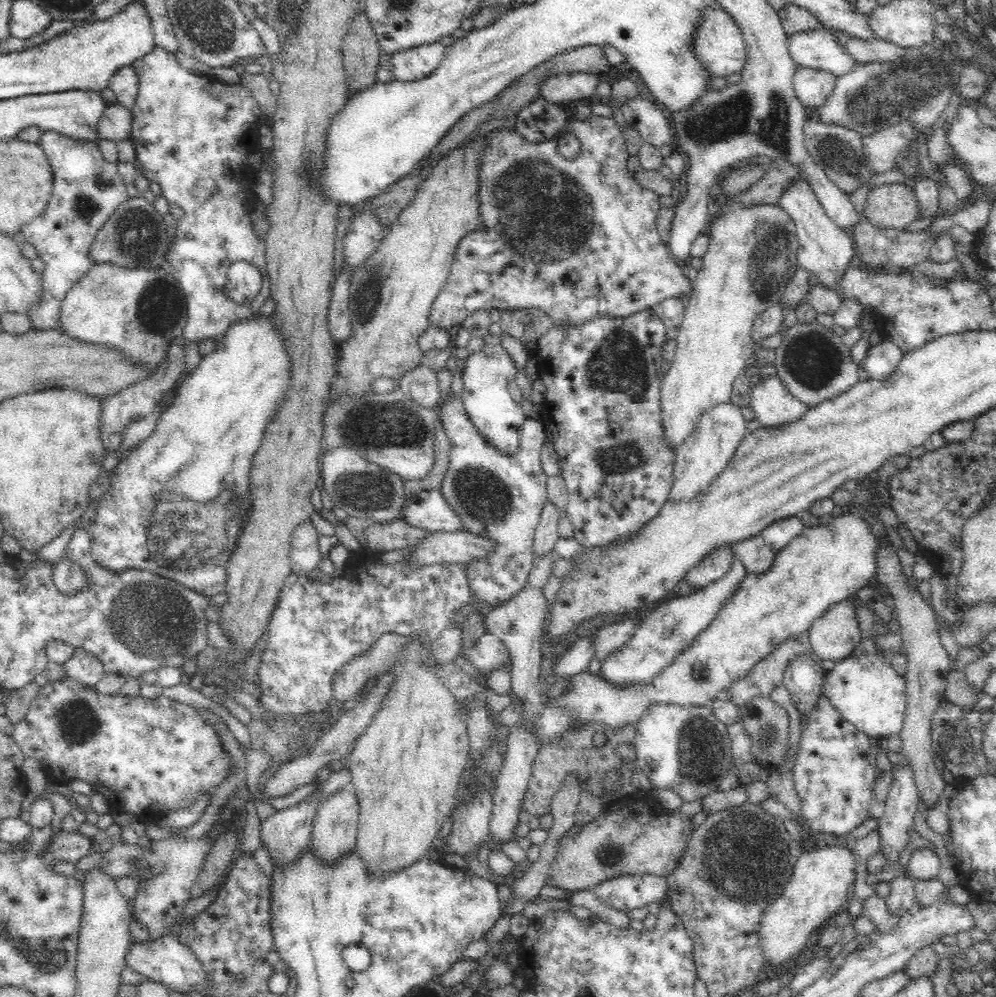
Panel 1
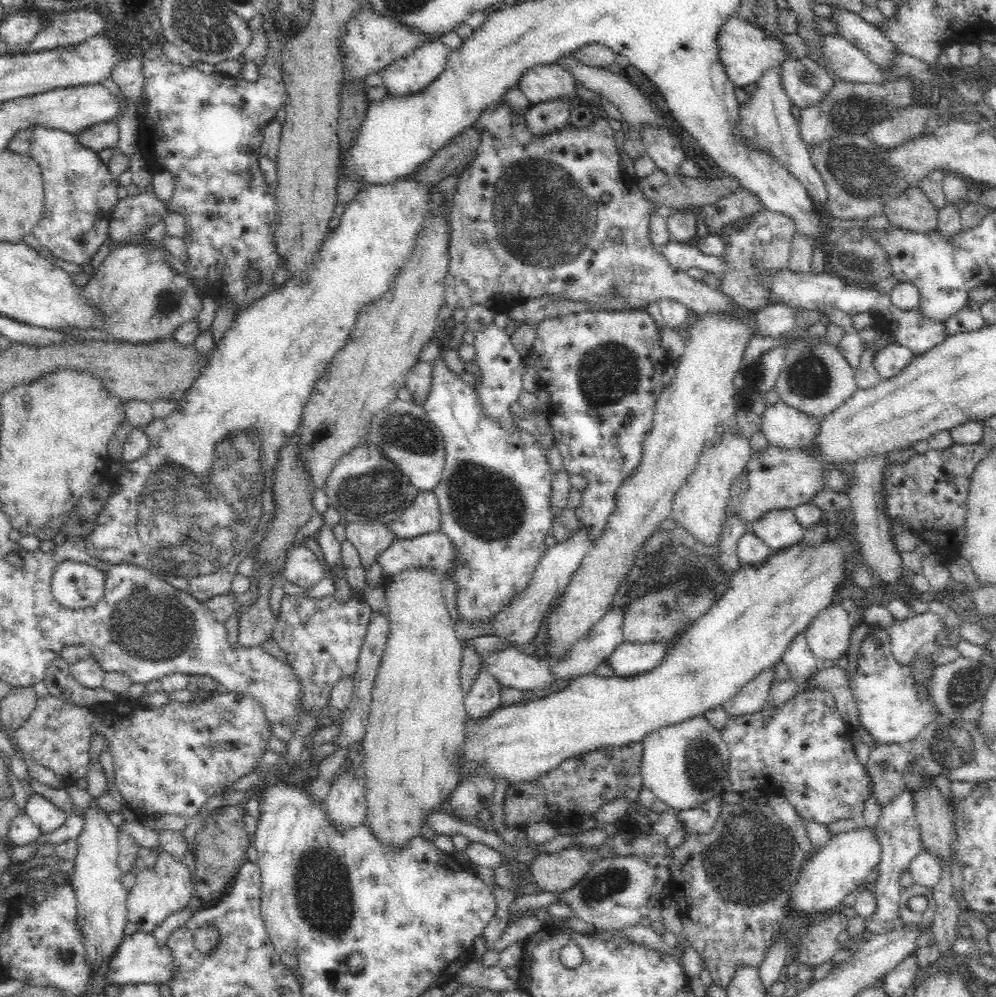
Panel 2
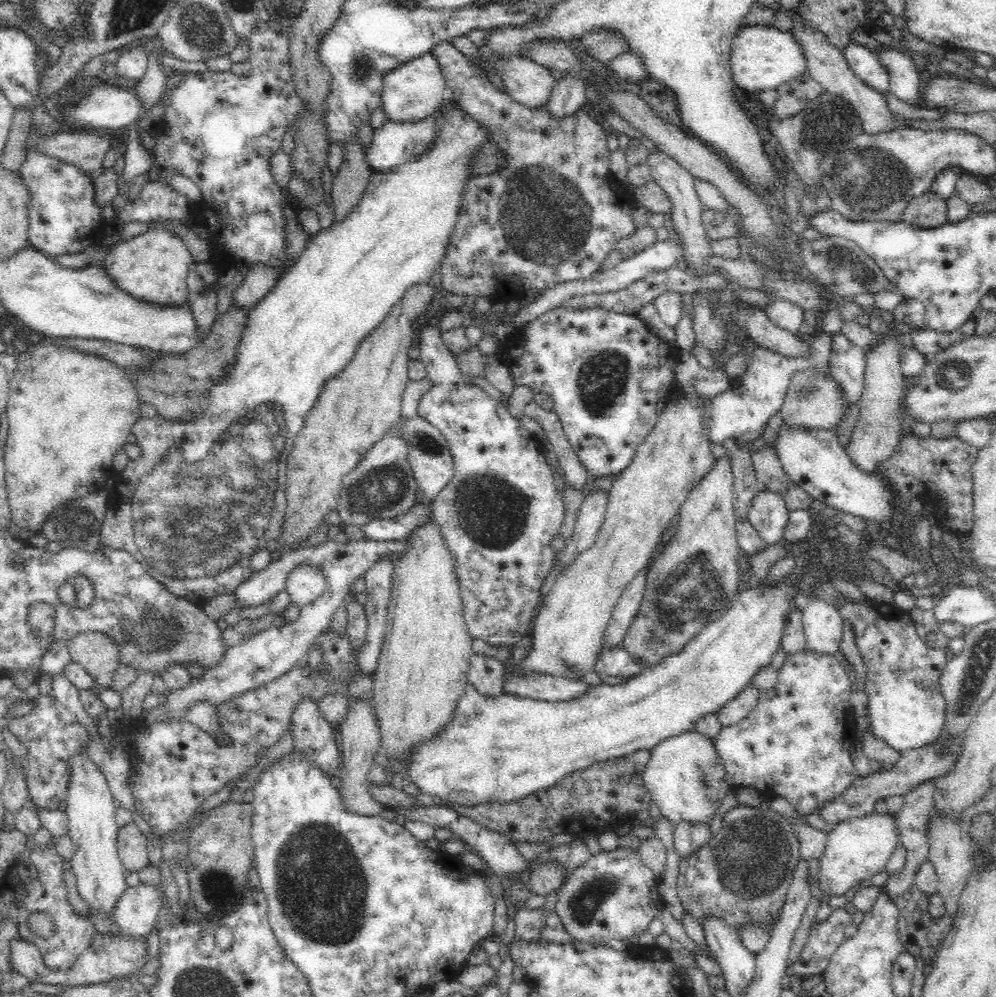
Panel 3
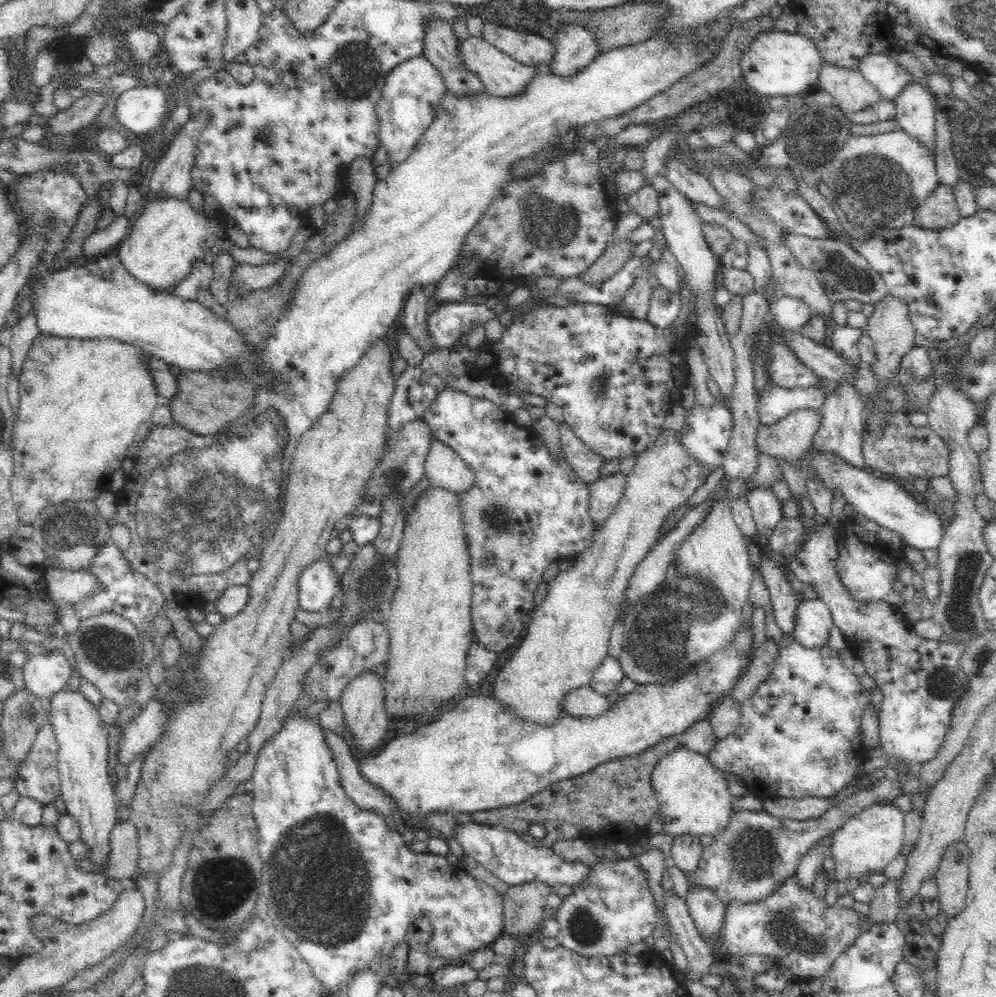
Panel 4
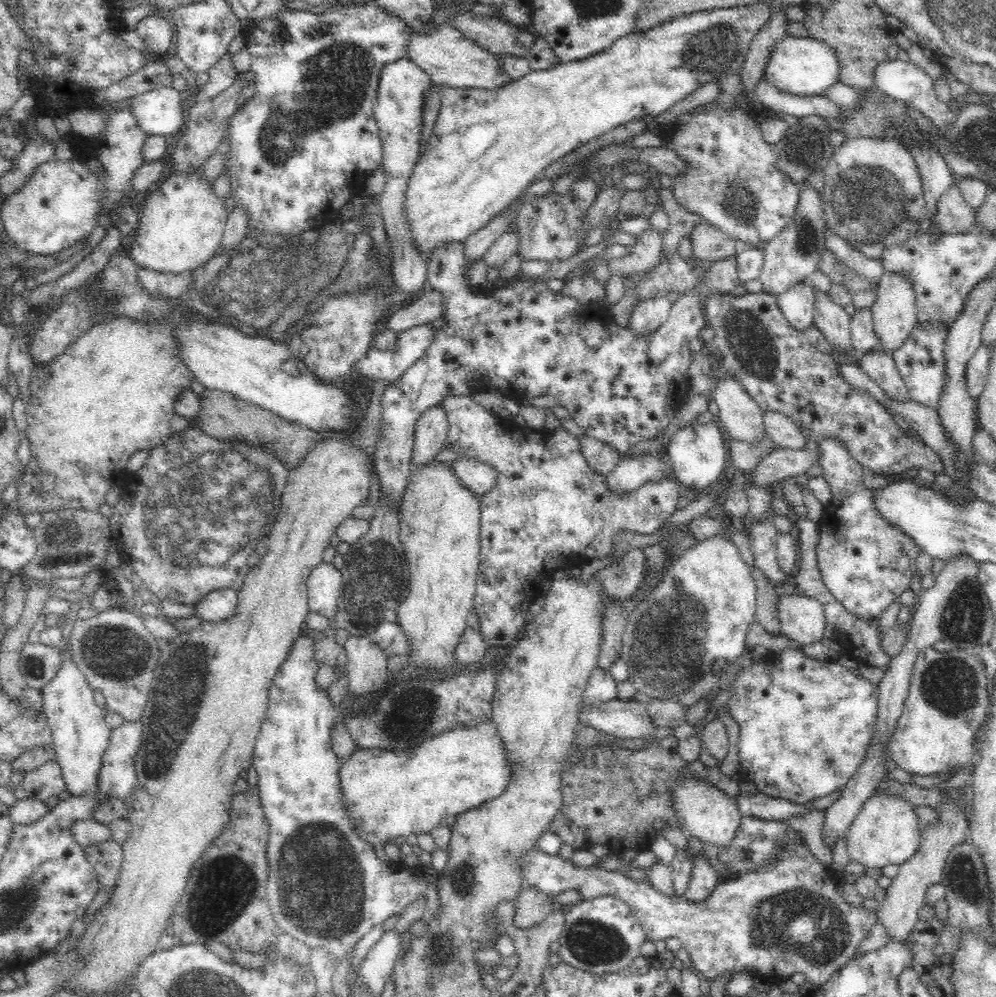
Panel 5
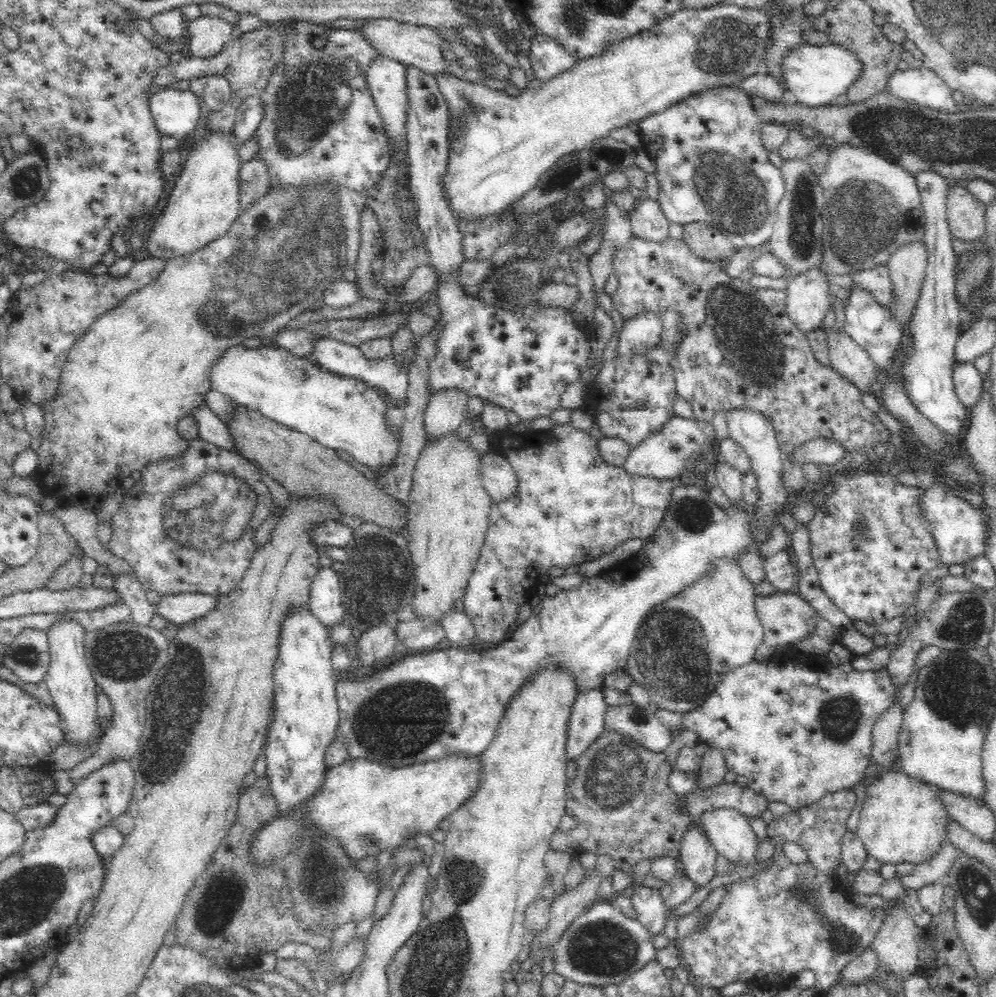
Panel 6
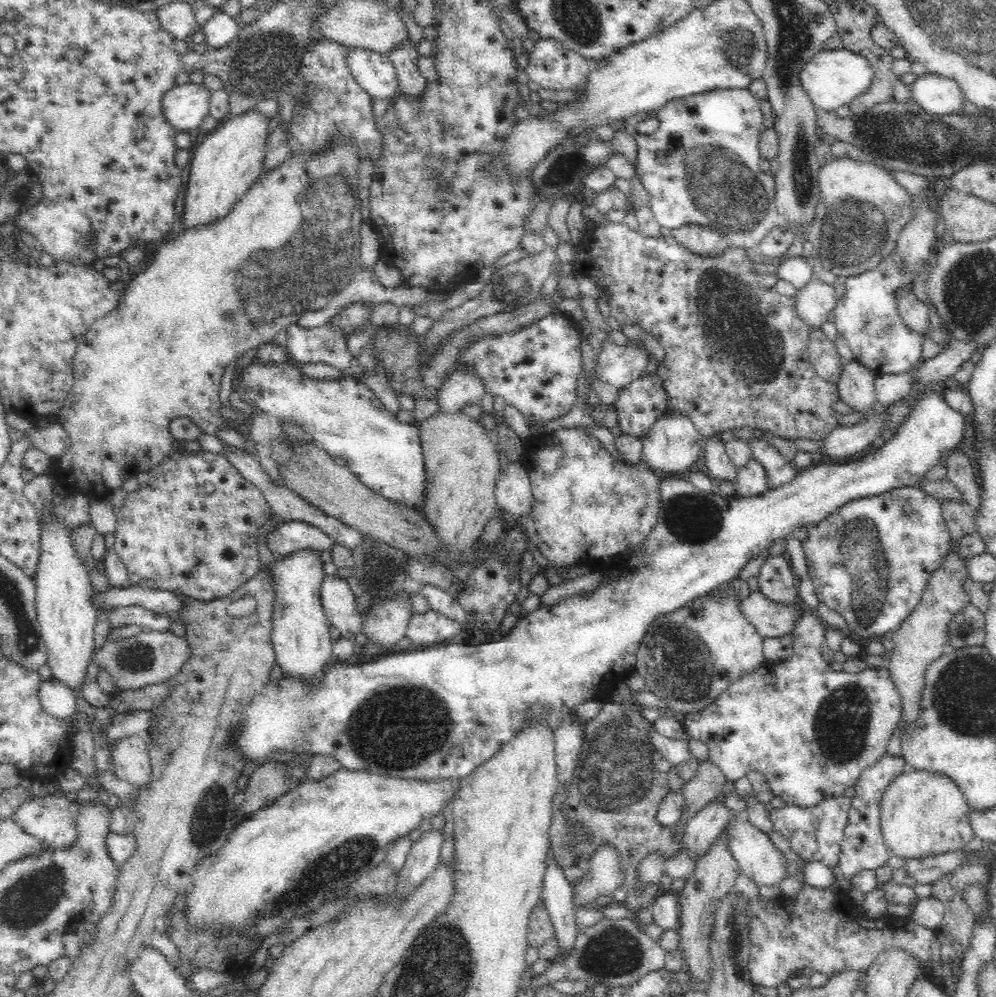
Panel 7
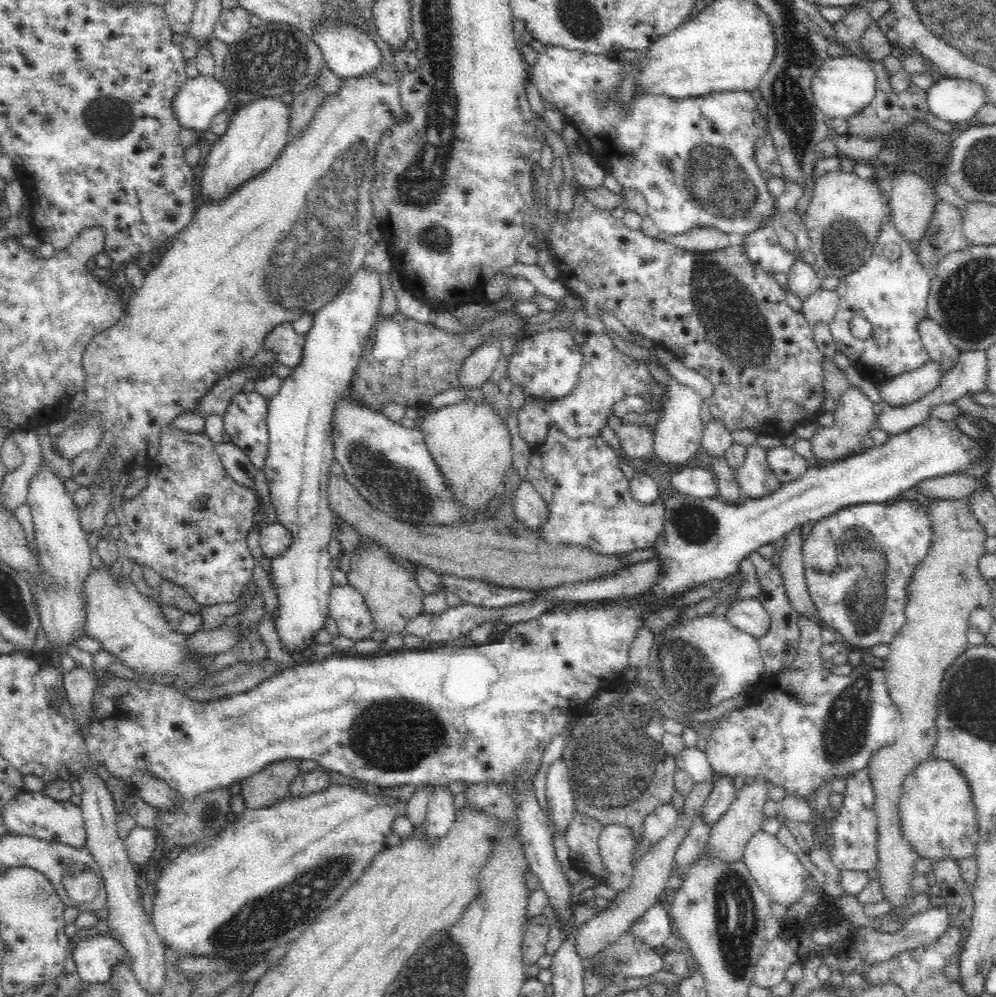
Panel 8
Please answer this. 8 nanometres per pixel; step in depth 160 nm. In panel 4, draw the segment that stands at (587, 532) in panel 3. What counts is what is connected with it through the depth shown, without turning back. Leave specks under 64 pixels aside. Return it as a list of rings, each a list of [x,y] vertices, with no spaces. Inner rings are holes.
[[[618,471],[590,483],[589,513],[598,528],[614,512],[616,505],[623,497],[626,482],[628,482],[628,475]]]

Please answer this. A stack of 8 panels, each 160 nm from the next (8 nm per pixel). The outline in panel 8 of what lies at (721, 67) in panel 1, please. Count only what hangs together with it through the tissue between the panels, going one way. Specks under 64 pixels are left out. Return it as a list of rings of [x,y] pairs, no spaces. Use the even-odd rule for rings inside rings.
[[[854,55],[828,57],[812,77],[811,89],[813,90],[816,107],[828,119],[842,118],[848,120],[874,100],[876,79],[876,73],[868,60]]]

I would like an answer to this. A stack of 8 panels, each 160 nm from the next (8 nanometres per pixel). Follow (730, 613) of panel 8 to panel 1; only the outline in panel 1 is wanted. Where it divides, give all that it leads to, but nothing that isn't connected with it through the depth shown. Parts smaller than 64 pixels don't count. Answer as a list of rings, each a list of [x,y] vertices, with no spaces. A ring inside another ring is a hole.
[[[837,602],[808,630],[810,647],[821,660],[839,661],[852,654],[860,644],[860,628],[856,624],[854,604]]]

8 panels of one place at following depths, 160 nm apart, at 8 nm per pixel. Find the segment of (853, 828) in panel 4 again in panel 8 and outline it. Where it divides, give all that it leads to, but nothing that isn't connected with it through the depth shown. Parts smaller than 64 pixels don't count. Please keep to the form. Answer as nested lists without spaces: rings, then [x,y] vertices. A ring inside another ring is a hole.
[[[931,756],[928,760],[921,762],[905,779],[903,782],[903,793],[899,800],[899,810],[900,817],[902,817],[902,833],[904,833],[904,839],[910,843],[912,849],[920,855],[922,858],[930,858],[932,861],[936,862],[939,859],[950,858],[954,861],[959,859],[967,858],[969,856],[975,855],[976,848],[979,842],[979,827],[977,822],[977,815],[975,804],[973,803],[972,791],[970,785],[968,784],[967,778],[964,773],[952,764],[949,760],[942,760],[941,758],[936,758]]]

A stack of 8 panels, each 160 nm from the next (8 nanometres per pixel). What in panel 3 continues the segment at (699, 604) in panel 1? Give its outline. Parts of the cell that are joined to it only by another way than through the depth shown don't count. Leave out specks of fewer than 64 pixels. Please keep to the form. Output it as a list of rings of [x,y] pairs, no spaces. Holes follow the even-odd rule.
[[[606,646],[597,658],[593,671],[600,678],[611,676],[629,678],[640,674],[643,671],[642,668],[644,668],[644,665],[632,660],[632,656],[628,655],[628,651],[618,648],[618,646]]]

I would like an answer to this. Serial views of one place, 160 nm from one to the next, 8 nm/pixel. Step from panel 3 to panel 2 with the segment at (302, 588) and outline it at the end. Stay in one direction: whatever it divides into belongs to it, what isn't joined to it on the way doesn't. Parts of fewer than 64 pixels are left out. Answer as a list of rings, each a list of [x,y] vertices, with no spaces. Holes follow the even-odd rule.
[[[293,546],[285,560],[284,578],[304,590],[314,587],[325,578],[324,564],[306,546]]]

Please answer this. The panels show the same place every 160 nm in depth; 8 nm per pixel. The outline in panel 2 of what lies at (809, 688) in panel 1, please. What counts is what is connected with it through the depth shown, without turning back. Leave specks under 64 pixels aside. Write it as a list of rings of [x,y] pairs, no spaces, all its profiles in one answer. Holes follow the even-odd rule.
[[[803,632],[788,644],[782,659],[789,668],[790,678],[796,684],[806,683],[817,672],[816,656],[809,649]]]

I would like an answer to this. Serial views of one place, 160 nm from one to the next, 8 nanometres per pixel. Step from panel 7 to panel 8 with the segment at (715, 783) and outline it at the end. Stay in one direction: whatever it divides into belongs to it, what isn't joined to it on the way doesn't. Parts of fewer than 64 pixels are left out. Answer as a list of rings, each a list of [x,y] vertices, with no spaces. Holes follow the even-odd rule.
[[[704,781],[694,785],[694,788],[684,799],[684,814],[677,818],[674,830],[666,835],[664,840],[660,840],[654,848],[651,848],[650,852],[646,852],[646,854],[640,858],[640,864],[636,864],[636,868],[633,868],[634,876],[630,888],[612,894],[613,901],[590,918],[590,920],[581,924],[578,931],[575,932],[574,946],[581,960],[584,962],[592,960],[592,958],[598,956],[602,950],[608,948],[608,945],[615,943],[620,938],[621,933],[628,931],[630,924],[634,922],[637,917],[642,916],[642,913],[647,908],[656,904],[662,891],[667,890],[666,884],[673,868],[675,853],[677,852],[679,845],[684,841],[687,833],[690,831],[696,814],[707,801],[710,792],[712,792],[712,784],[712,781]]]

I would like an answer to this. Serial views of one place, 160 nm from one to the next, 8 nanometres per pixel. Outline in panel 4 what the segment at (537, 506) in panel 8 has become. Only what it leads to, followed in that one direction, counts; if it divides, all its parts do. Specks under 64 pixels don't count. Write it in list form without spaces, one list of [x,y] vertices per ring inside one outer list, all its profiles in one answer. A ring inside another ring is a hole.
[[[436,437],[432,439],[431,450],[428,451],[424,463],[424,471],[432,487],[461,493],[476,486],[474,471],[452,447],[440,442]]]

